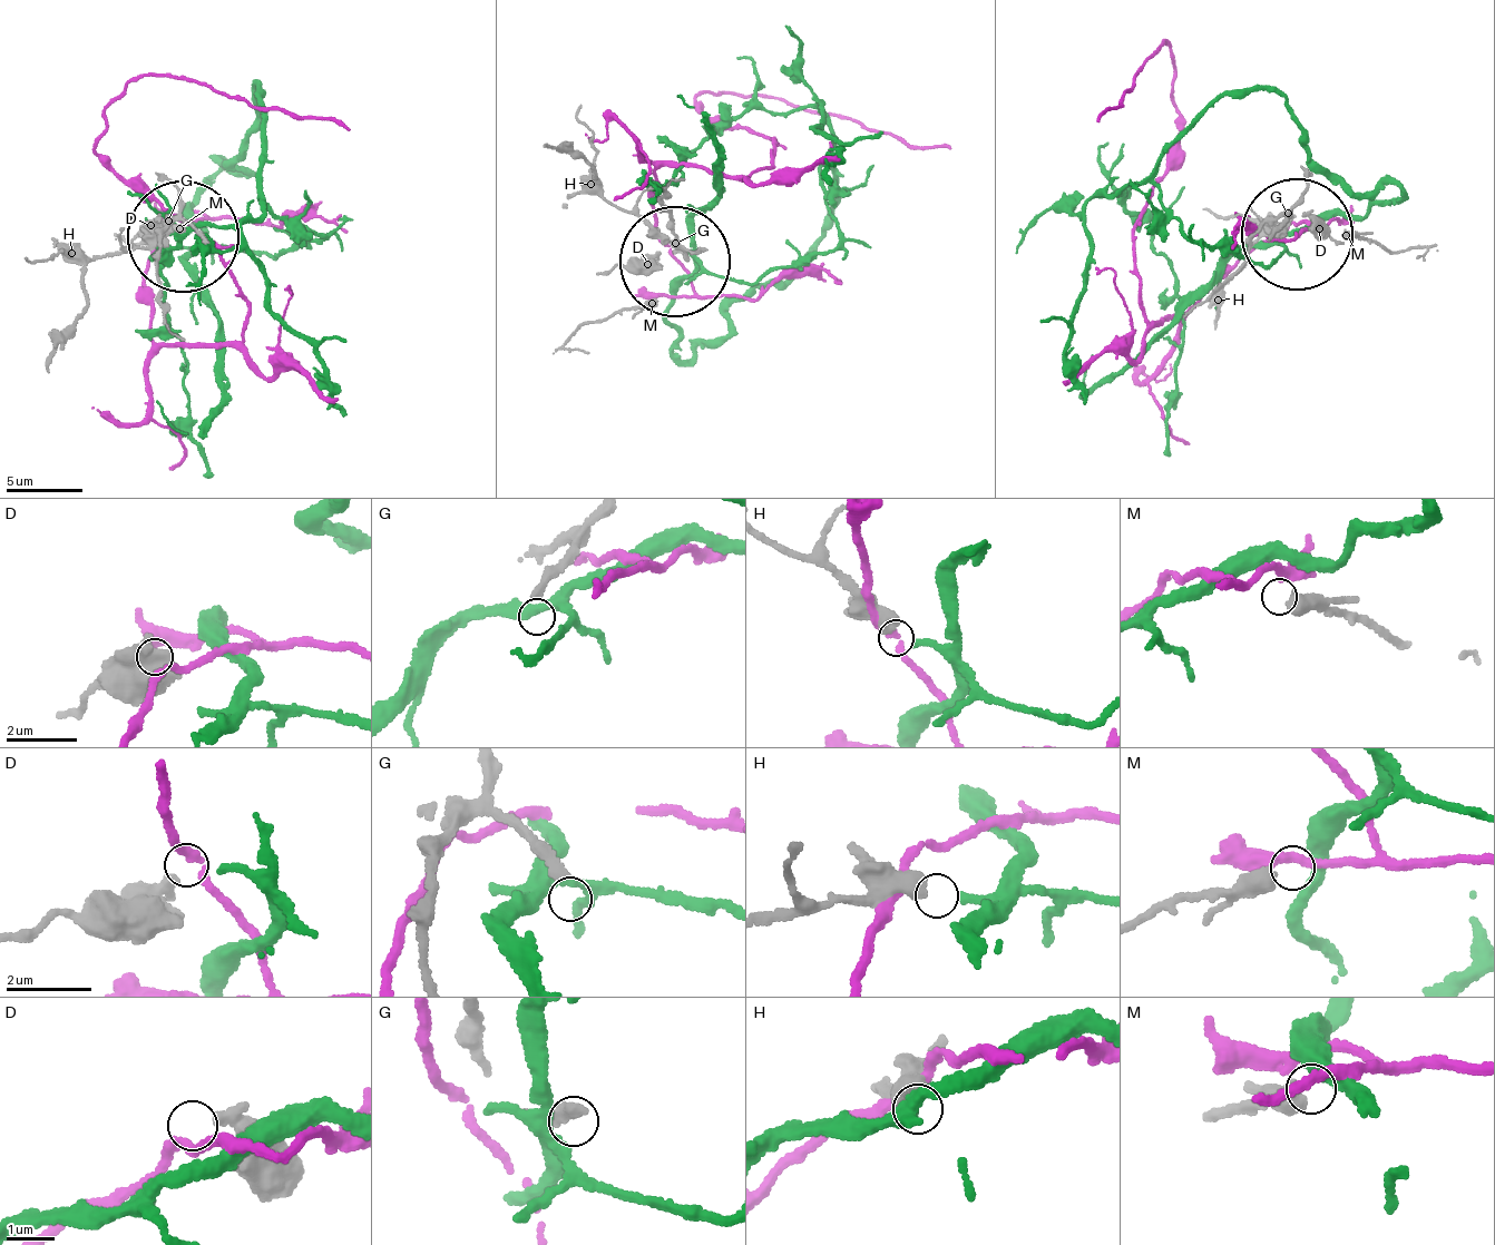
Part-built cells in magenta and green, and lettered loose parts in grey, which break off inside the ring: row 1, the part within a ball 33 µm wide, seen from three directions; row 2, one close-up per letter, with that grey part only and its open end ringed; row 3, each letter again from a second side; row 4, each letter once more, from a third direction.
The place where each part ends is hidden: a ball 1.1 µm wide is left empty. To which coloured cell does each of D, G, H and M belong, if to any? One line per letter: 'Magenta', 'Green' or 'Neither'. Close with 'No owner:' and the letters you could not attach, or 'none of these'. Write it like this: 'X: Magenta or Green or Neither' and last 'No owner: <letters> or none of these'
D: Magenta
G: Neither
H: Green
M: Neither
No owner: G, M

